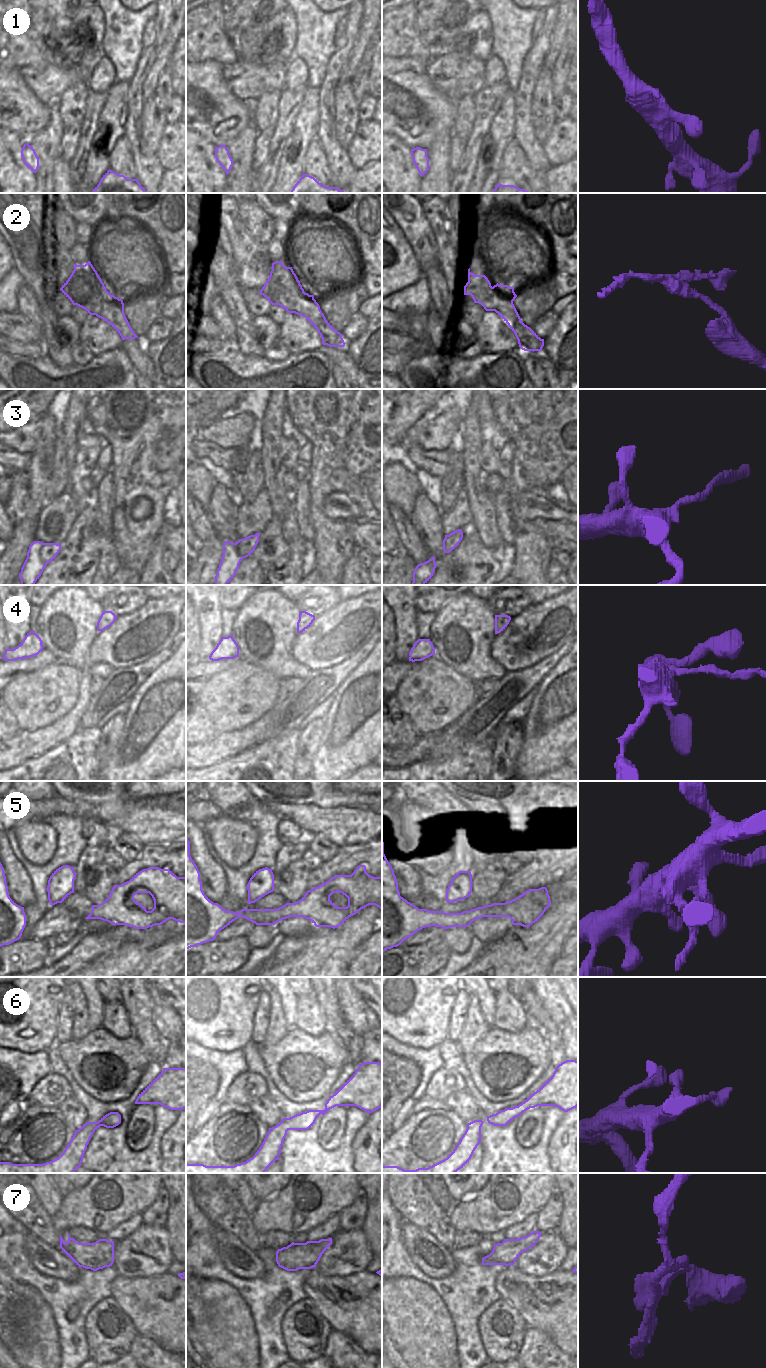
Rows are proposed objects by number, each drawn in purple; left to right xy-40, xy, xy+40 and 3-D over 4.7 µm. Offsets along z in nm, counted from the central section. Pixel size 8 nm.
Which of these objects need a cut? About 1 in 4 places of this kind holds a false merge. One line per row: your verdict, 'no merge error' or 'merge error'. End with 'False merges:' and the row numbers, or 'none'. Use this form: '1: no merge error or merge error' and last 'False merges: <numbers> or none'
1: no merge error
2: merge error
3: merge error
4: merge error
5: no merge error
6: no merge error
7: merge error
False merges: 2, 3, 4, 7

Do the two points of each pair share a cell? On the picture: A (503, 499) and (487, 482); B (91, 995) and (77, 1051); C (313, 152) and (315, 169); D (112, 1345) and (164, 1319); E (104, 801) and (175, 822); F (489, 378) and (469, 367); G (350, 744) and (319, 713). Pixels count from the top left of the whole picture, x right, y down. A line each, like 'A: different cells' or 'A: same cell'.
A: different cells
B: different cells
C: same cell
D: different cells
E: same cell
F: same cell
G: different cells

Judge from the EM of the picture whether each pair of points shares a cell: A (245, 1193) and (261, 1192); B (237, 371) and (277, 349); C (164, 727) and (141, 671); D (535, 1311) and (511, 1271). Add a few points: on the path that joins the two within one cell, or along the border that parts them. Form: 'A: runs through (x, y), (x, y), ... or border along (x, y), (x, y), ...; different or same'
A: border along (247, 1183), (259, 1200); different
B: border along (263, 355), (269, 360), (284, 360), (288, 357); different
C: border along (162, 663), (139, 686), (131, 698); different
D: runs through (539, 1300), (535, 1289), (523, 1281); same

